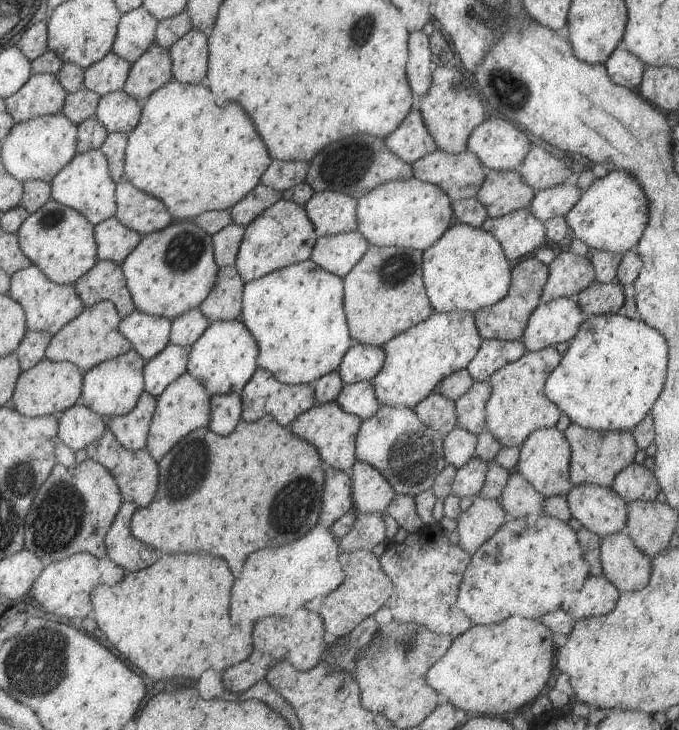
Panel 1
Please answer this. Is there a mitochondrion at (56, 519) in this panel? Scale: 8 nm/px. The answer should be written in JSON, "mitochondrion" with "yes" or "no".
{"mitochondrion":"yes"}

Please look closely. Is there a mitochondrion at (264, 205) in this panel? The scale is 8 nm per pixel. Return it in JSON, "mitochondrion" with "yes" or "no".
{"mitochondrion":"no"}

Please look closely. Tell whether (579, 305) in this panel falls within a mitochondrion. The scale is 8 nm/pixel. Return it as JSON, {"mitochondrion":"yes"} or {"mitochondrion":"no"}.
{"mitochondrion":"no"}

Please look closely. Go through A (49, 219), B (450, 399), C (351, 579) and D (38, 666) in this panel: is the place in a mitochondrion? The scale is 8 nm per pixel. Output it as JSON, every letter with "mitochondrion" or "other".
{"A":"mitochondrion","B":"other","C":"other","D":"mitochondrion"}

